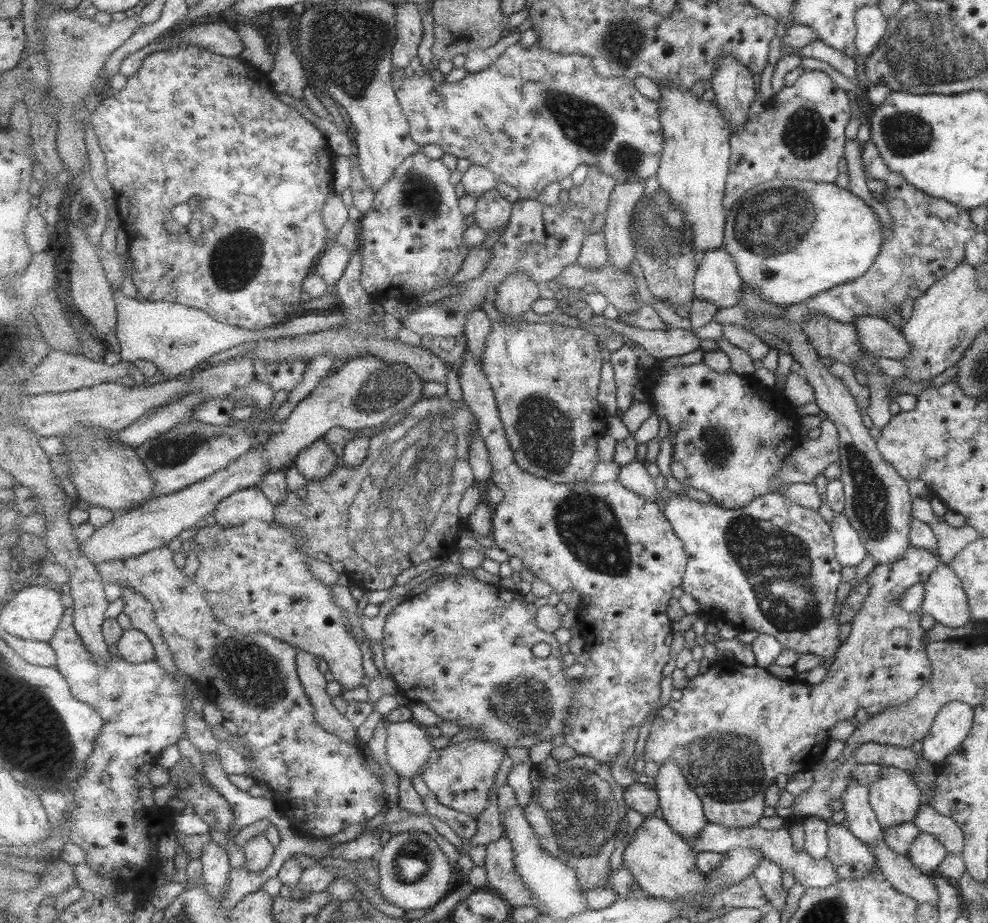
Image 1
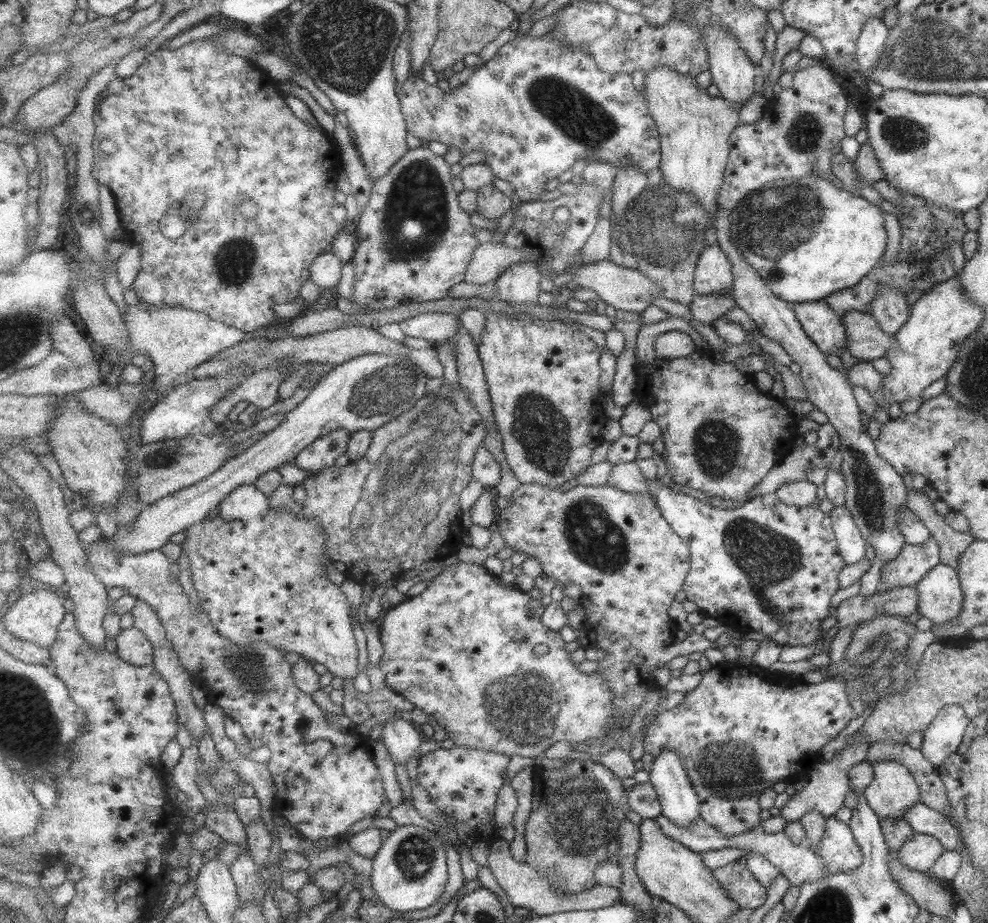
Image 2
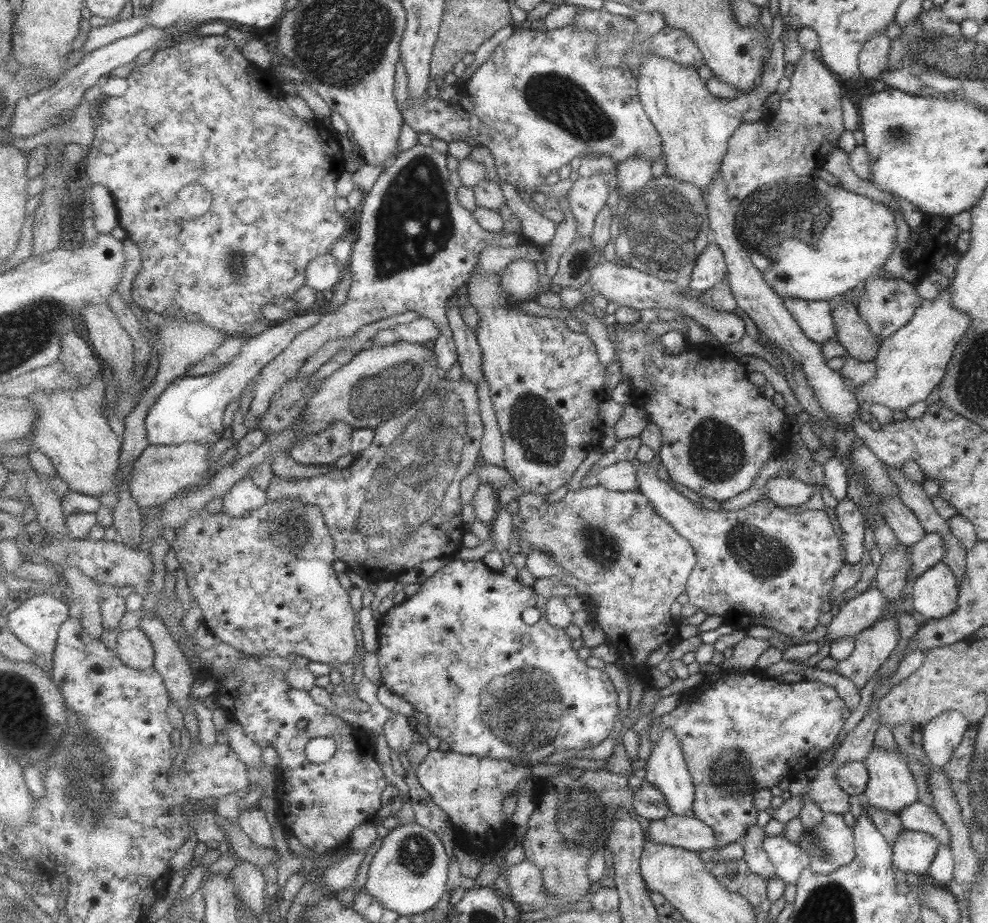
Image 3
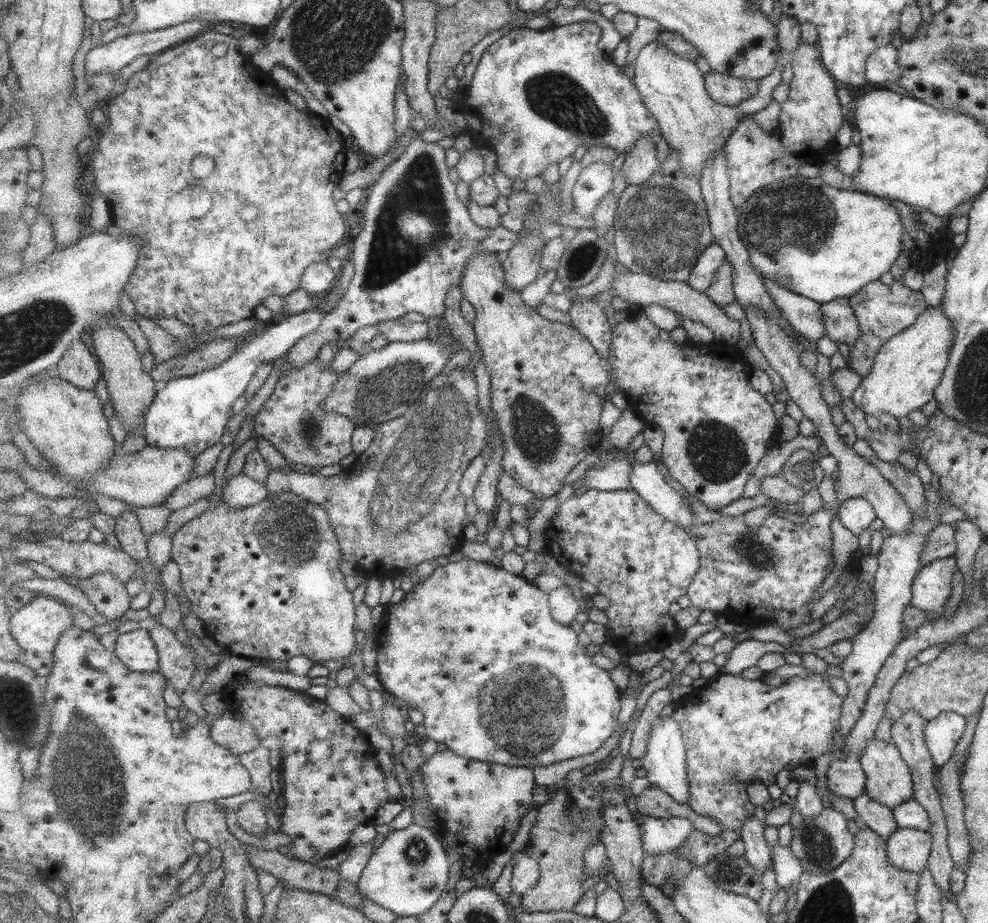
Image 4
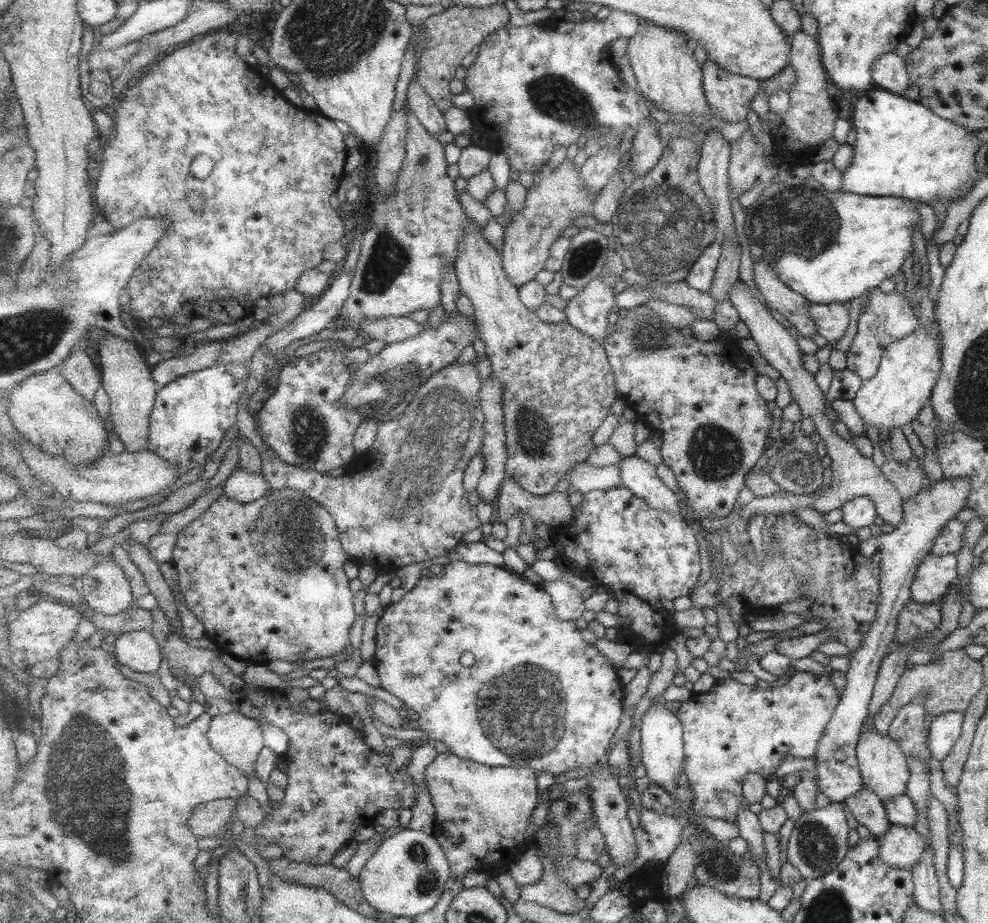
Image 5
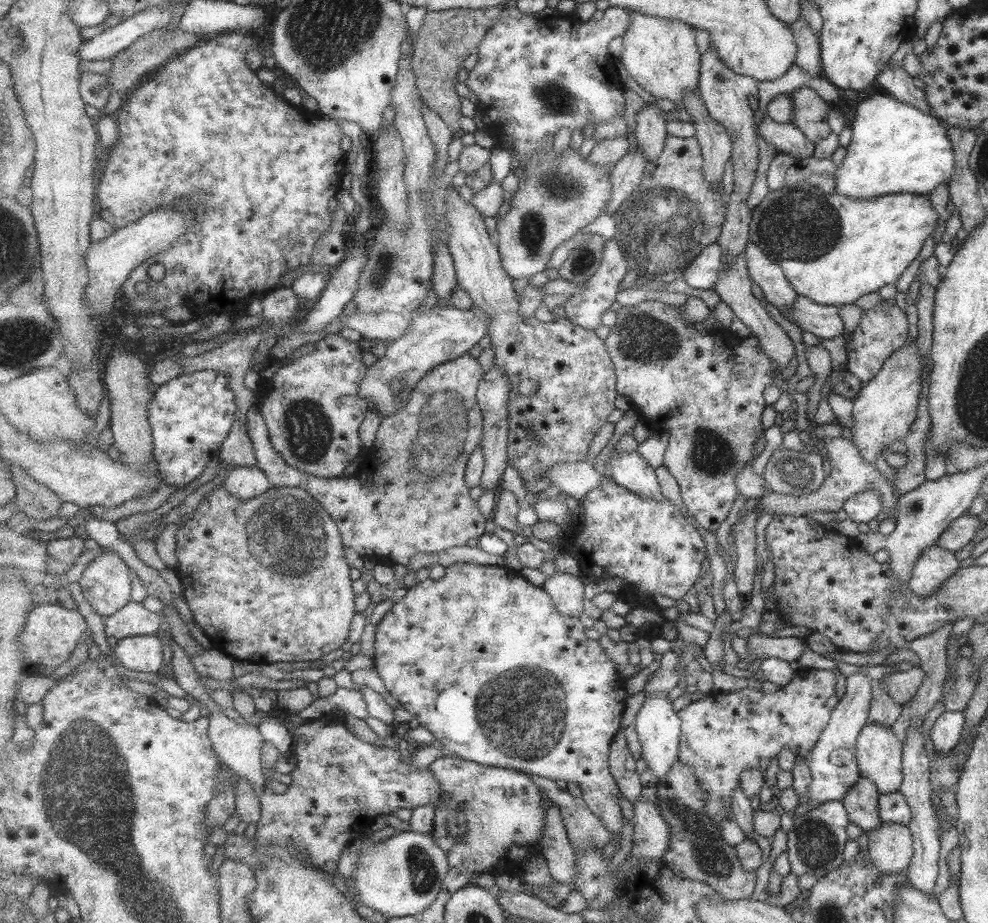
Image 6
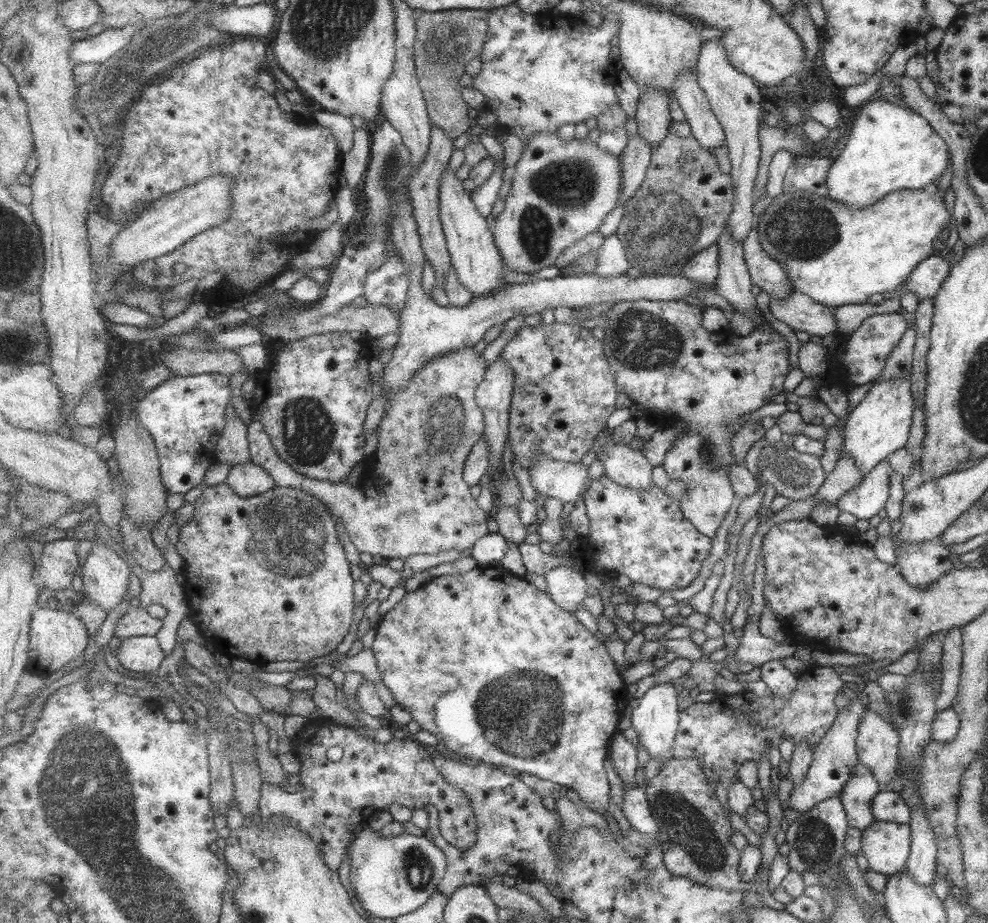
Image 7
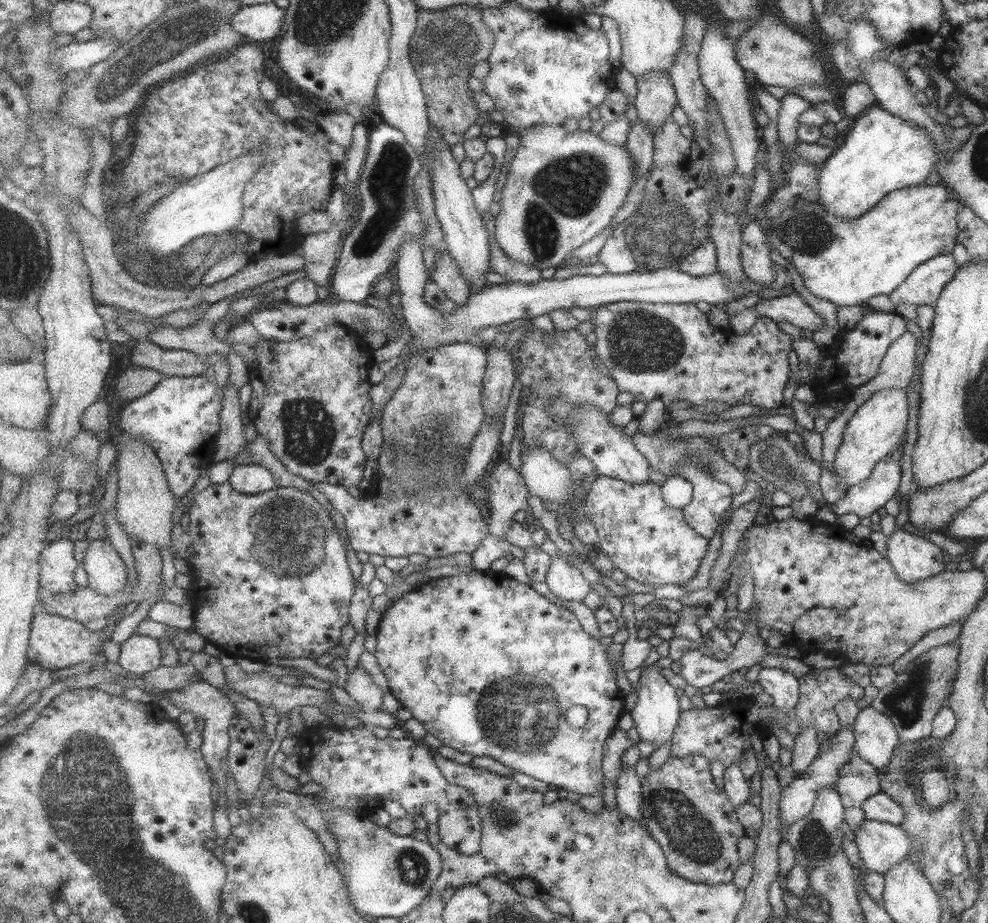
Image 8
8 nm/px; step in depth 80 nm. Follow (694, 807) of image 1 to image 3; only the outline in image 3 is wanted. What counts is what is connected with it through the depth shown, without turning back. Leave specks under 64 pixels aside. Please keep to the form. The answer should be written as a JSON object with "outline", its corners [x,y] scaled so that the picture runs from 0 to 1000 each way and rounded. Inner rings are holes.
{"outline":[[[673,792],[666,804],[662,806],[662,809],[659,810],[653,834],[655,835],[653,845],[673,860],[681,883],[701,882],[704,869],[704,849],[700,836],[697,834],[689,803],[681,792]]]}

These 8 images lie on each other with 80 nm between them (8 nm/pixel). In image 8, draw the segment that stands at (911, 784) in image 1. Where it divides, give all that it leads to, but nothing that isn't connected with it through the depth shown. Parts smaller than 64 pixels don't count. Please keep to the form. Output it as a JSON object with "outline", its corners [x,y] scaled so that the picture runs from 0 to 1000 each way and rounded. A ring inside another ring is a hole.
{"outline":[[[882,766],[871,768],[861,785],[865,805],[862,810],[877,826],[893,839],[903,810],[908,808],[910,801],[904,784],[890,770]]]}

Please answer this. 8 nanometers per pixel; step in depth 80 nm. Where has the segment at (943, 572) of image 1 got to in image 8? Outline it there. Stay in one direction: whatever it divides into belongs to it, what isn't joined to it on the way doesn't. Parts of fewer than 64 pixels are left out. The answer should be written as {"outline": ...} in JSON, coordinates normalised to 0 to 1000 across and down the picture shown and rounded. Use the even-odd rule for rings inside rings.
{"outline":[[[908,573],[898,582],[896,602],[912,629],[924,633],[959,618],[951,594],[934,582]]]}

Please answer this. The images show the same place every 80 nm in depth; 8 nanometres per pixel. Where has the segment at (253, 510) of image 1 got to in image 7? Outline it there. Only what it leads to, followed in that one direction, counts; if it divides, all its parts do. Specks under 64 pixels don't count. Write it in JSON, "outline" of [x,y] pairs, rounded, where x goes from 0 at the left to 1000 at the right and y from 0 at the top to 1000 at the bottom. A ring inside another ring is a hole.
{"outline":[[[258,502],[235,504],[228,523],[246,538],[262,537],[279,528],[274,514]]]}

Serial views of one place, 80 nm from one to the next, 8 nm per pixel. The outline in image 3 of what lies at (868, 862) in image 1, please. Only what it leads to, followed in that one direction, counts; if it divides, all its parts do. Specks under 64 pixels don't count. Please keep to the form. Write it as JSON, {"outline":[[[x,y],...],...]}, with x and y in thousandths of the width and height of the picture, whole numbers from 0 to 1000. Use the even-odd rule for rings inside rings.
{"outline":[[[834,881],[824,896],[812,899],[806,915],[818,927],[823,946],[847,943],[864,928],[862,898],[848,882]]]}

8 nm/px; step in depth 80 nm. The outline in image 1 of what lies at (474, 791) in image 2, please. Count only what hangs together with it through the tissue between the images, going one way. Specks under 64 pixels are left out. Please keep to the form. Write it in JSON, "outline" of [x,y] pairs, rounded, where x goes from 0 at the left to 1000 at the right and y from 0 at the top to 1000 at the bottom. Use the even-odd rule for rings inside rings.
{"outline":[[[483,798],[471,801],[452,810],[438,811],[425,839],[446,871],[475,884],[488,886],[492,884],[498,857],[503,849],[503,839],[511,819],[513,813],[505,805],[497,805]]]}

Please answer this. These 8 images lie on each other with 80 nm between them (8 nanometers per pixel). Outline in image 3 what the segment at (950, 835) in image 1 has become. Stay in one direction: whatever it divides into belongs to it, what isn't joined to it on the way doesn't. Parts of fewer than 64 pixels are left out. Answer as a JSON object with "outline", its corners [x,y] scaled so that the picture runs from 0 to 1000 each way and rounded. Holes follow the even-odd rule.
{"outline":[[[926,869],[919,871],[907,883],[912,889],[913,899],[935,901],[946,907],[951,914],[960,917],[961,902],[944,875]]]}

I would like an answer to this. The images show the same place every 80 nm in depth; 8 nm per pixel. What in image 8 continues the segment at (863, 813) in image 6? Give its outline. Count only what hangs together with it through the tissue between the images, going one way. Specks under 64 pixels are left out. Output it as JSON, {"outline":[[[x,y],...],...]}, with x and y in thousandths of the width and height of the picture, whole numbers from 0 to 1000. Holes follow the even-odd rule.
{"outline":[[[865,811],[858,815],[858,824],[849,831],[848,836],[844,855],[854,875],[854,891],[864,898],[874,888],[871,870],[890,858],[889,836]]]}

